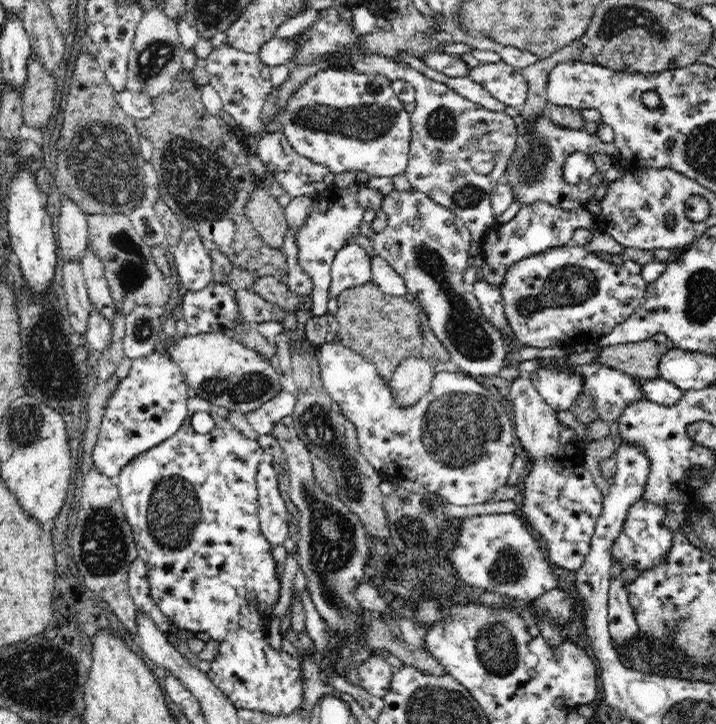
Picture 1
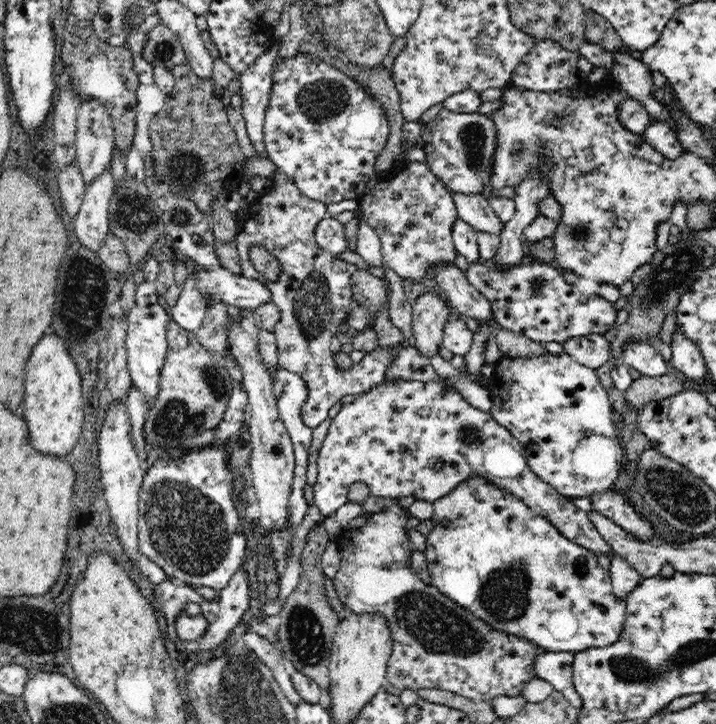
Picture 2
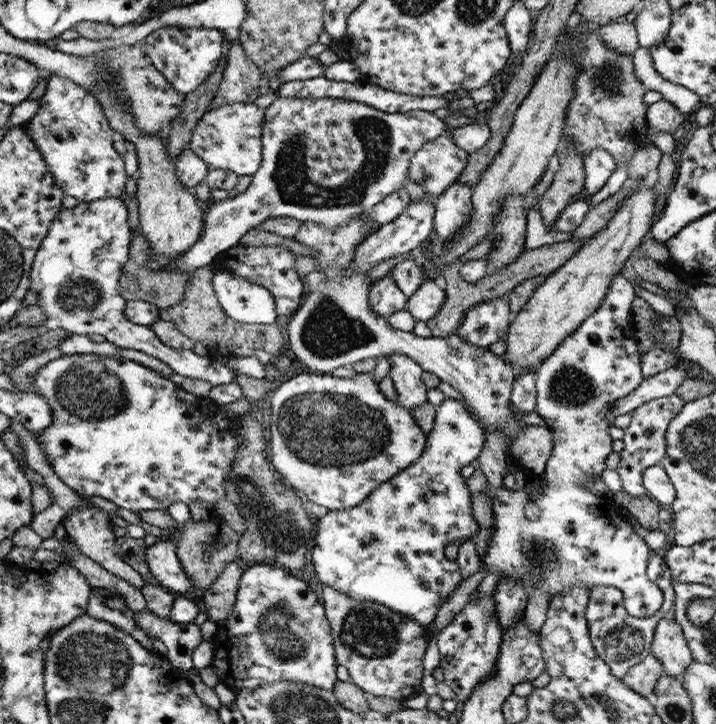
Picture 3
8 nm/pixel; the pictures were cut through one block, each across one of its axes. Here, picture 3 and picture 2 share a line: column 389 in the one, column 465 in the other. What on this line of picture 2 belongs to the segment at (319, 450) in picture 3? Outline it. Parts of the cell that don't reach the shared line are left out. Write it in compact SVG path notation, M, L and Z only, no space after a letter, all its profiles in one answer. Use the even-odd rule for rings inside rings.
M383 380L376 388L361 393L353 402L342 405L335 417L331 418L316 463L318 475L313 485L314 500L324 518L332 516L342 504L349 502L348 488L354 482L364 482L370 488L370 494L382 496L386 500L414 496L415 499L433 503L452 492L464 480L481 476L500 490L519 498L537 515L546 517L567 540L594 551L594 554L614 554L588 518L587 512L532 472L524 445L507 428L500 426L489 412L470 405L453 386L447 386L446 381Z

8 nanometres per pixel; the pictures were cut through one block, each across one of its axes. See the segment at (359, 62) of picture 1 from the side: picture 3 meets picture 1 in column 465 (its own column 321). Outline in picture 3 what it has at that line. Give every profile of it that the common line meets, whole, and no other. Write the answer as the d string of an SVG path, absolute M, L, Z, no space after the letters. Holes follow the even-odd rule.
M275 96L272 104L265 109L261 166L251 177L250 187L233 198L214 201L206 214L205 234L186 255L171 261L169 270L194 271L212 265L222 252L236 247L248 230L266 219L282 216L302 223L312 220L332 229L348 223L358 213L369 211L386 196L404 188L410 160L424 144L438 139L446 127L442 118L425 110L386 113L346 98L296 99Z

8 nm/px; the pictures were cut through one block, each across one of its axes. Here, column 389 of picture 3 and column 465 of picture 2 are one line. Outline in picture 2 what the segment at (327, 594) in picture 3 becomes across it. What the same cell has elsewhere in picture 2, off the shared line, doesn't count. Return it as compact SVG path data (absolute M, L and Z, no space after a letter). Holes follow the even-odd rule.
M390 499L386 500L384 510L374 514L370 513L370 517L364 519L364 524L360 528L346 529L342 534L342 545L340 549L343 558L340 563L340 568L333 578L333 584L337 590L340 601L348 607L352 614L370 615L372 613L380 613L380 615L384 615L384 619L388 621L388 629L390 629L390 637L392 637L392 656L390 656L390 660L388 660L387 664L387 683L393 684L395 687L400 688L400 690L406 688L415 691L419 688L439 688L440 690L449 690L450 692L453 692L453 694L466 696L466 698L470 698L470 700L474 702L484 700L486 703L489 703L489 701L496 696L520 695L522 693L522 688L524 688L524 684L526 684L528 680L532 680L532 678L537 678L535 661L539 655L542 655L545 652L545 650L539 648L539 645L532 641L525 640L524 638L517 638L506 632L490 628L484 620L480 620L480 618L477 618L466 608L455 604L455 602L442 594L442 592L439 592L434 586L424 584L422 580L420 580L420 577L413 571L411 563L409 562L411 552L414 550L414 545L410 542L408 537L408 528L406 527L407 518L408 510L402 508L396 499Z

